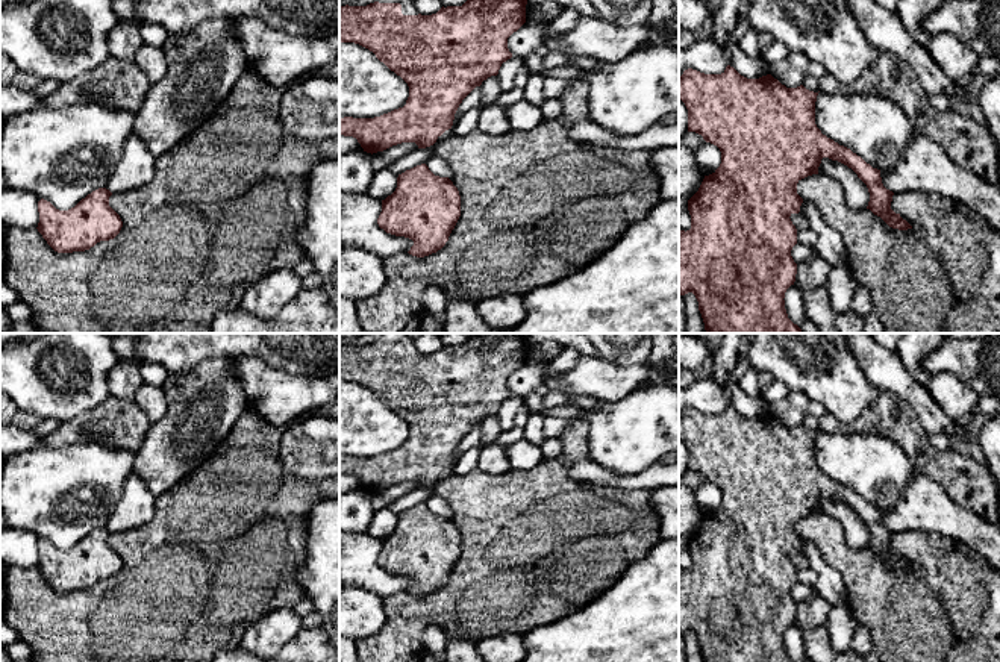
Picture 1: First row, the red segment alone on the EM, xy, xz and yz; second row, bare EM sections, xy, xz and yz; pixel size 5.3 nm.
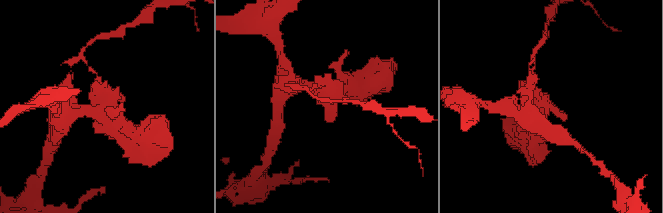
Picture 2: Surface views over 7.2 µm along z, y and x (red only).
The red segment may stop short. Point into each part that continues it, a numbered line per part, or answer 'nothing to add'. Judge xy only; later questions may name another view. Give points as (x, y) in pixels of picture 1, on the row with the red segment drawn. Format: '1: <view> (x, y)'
nothing to add

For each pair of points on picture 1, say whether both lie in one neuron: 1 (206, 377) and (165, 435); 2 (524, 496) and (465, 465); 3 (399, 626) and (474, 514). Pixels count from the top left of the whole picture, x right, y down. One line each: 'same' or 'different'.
1: same
2: different
3: same

